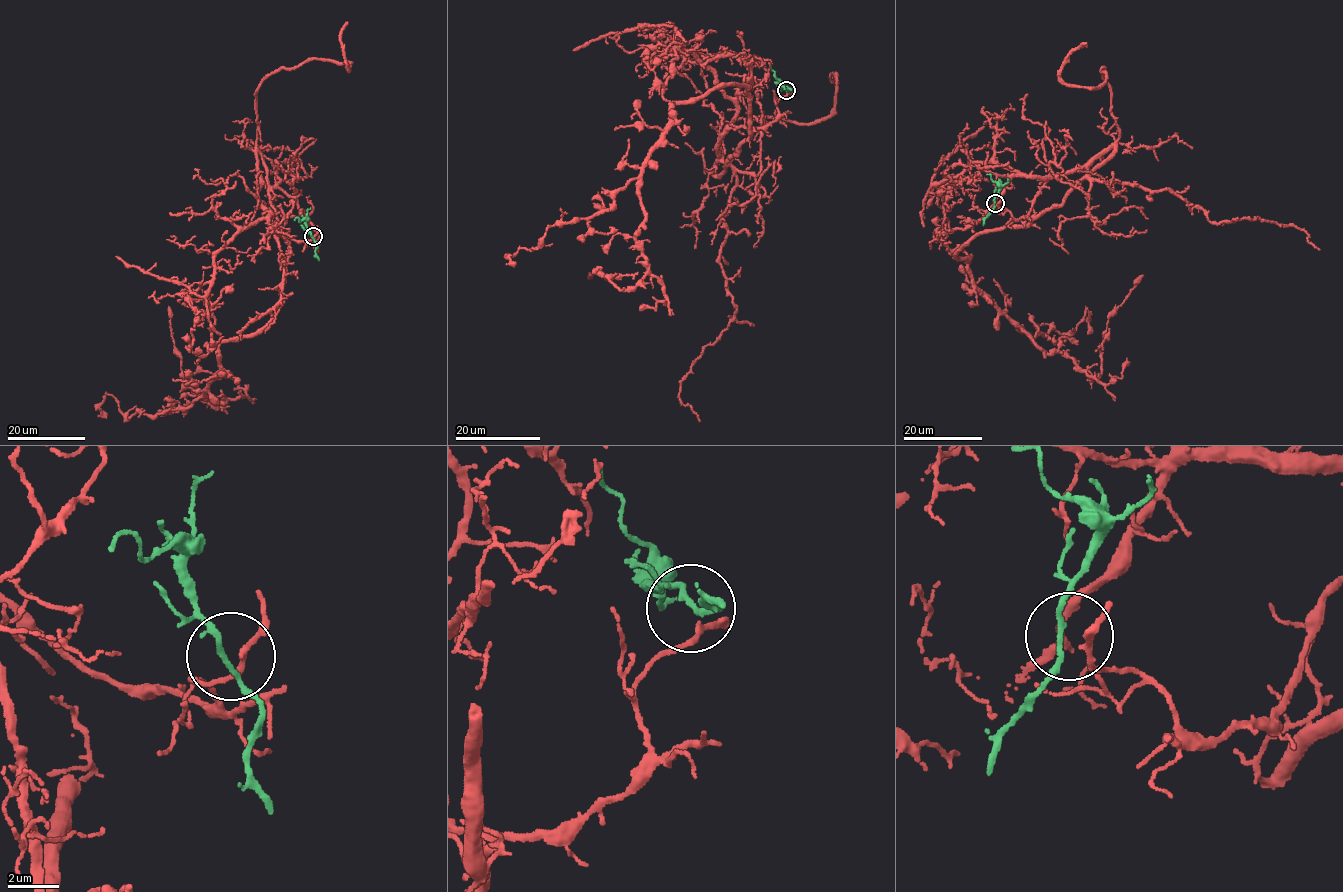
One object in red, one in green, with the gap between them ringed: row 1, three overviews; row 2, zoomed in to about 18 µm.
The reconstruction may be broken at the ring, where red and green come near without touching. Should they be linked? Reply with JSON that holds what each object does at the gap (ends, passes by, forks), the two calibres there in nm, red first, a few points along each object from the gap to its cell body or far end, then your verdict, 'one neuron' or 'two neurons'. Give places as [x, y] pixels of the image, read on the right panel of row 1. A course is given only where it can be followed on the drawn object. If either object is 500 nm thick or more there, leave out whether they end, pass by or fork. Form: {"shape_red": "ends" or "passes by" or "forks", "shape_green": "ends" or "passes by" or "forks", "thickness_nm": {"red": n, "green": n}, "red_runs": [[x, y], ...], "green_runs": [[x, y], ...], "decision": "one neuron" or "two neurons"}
{"shape_red": "passes by", "shape_green": "passes by", "thickness_nm": {"red": 200, "green": 220}, "red_runs": [[997, 205], [1034, 214], [957, 252], [973, 288], [1094, 379], [1108, 318], [1143, 275]], "green_runs": [[995, 202], [1000, 187], [990, 174], [986, 174]], "decision": "two neurons"}

